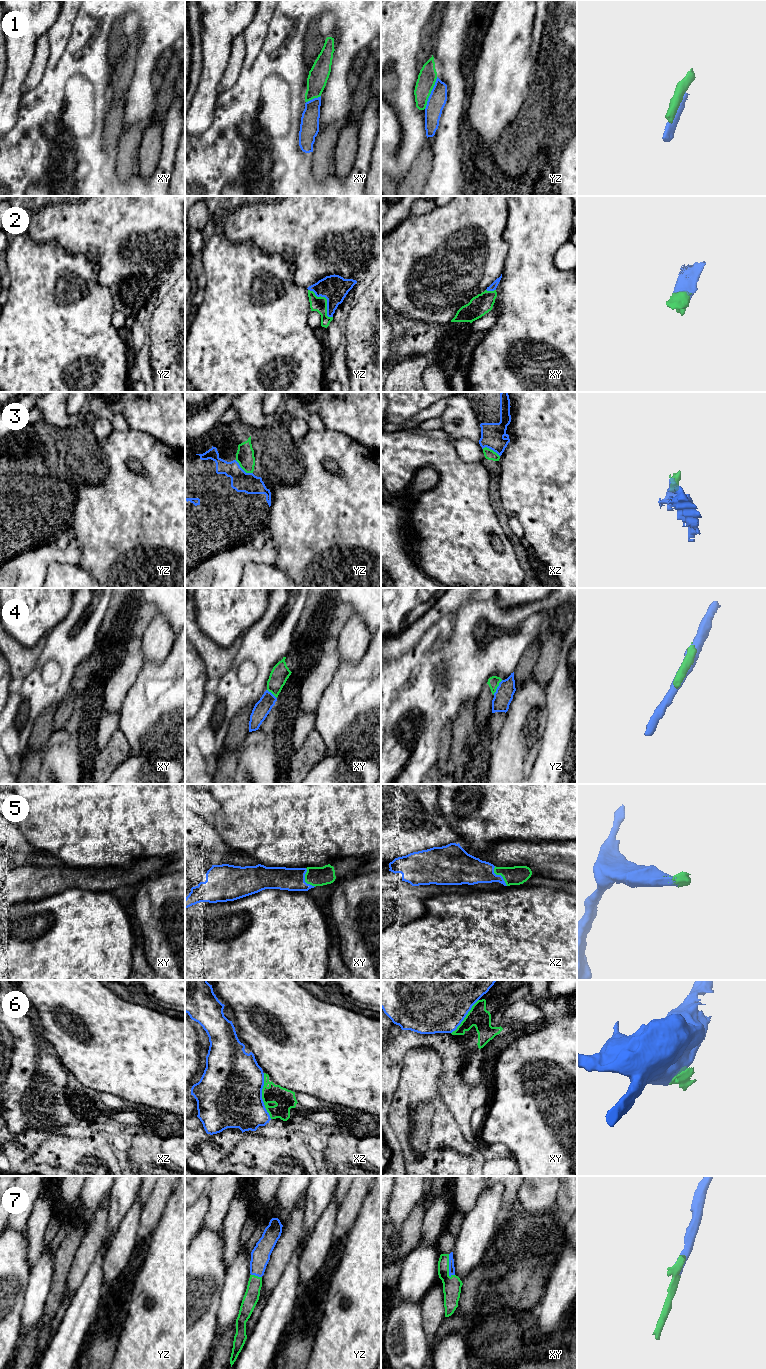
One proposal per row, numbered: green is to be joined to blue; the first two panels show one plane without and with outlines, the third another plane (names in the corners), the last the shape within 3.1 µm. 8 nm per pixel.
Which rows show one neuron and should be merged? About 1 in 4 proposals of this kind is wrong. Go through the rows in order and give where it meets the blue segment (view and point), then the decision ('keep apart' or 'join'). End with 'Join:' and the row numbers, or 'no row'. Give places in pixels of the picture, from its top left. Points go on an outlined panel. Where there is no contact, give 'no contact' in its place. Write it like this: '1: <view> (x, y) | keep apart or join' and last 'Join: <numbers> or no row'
1: yz (431, 93) | keep apart
2: yz (327, 301) | join
3: yz (242, 469) | join
4: yz (497, 687) | keep apart
5: xy (304, 880) | join
6: xz (261, 1096) | keep apart
7: xy (449, 1266) | join
Join: 2, 3, 5, 7

